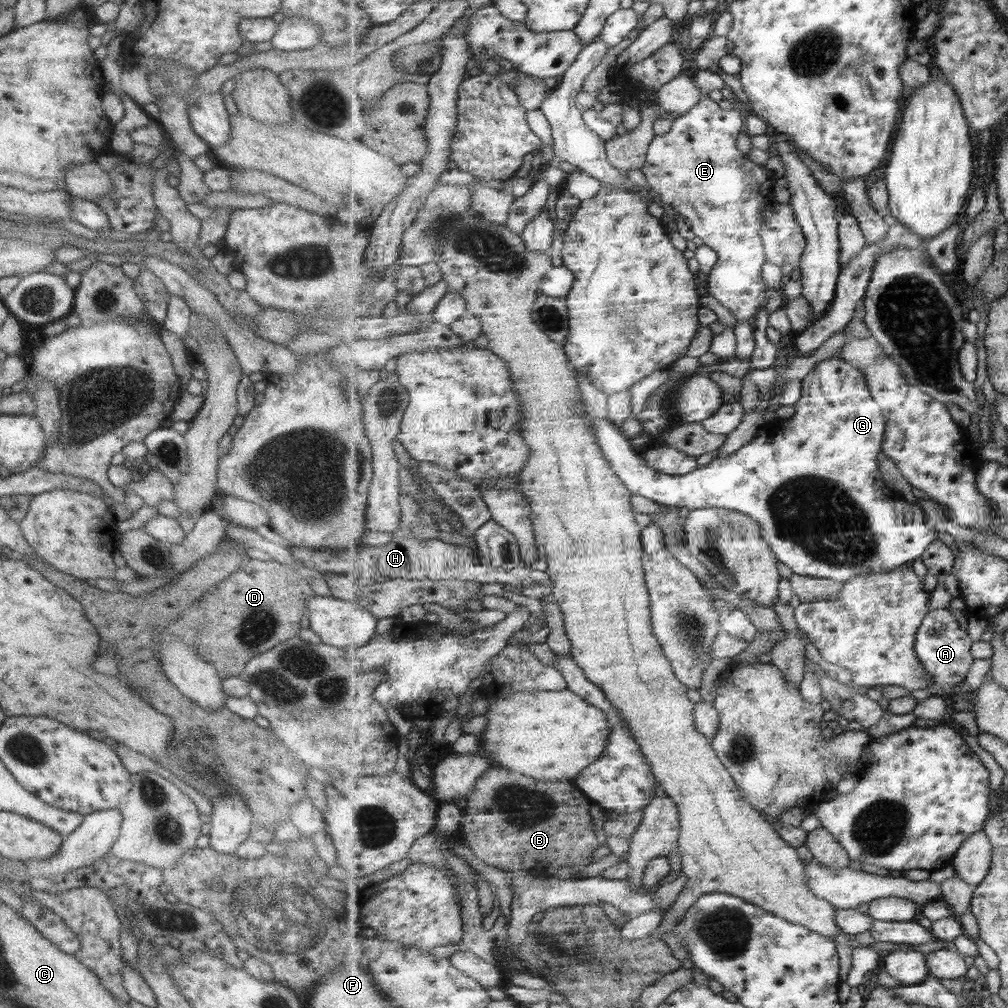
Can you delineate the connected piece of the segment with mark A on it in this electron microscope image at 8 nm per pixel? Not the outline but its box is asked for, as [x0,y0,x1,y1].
[915,608,975,696]

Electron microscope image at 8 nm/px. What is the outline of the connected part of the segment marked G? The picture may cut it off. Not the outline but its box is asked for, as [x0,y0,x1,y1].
[579,357,937,583]

